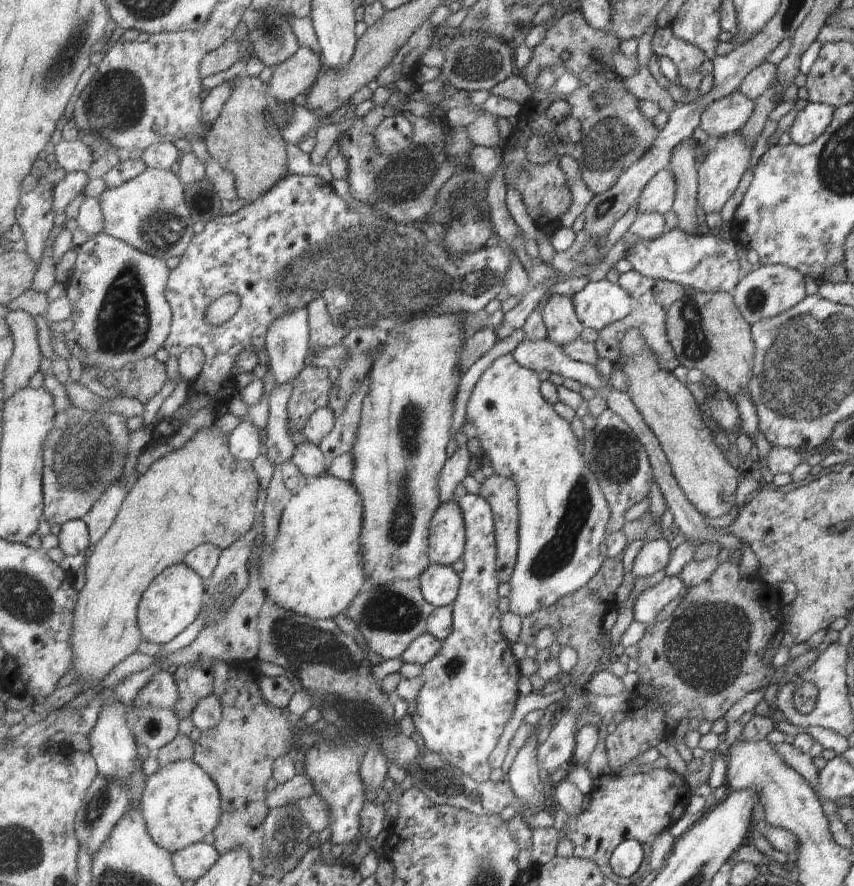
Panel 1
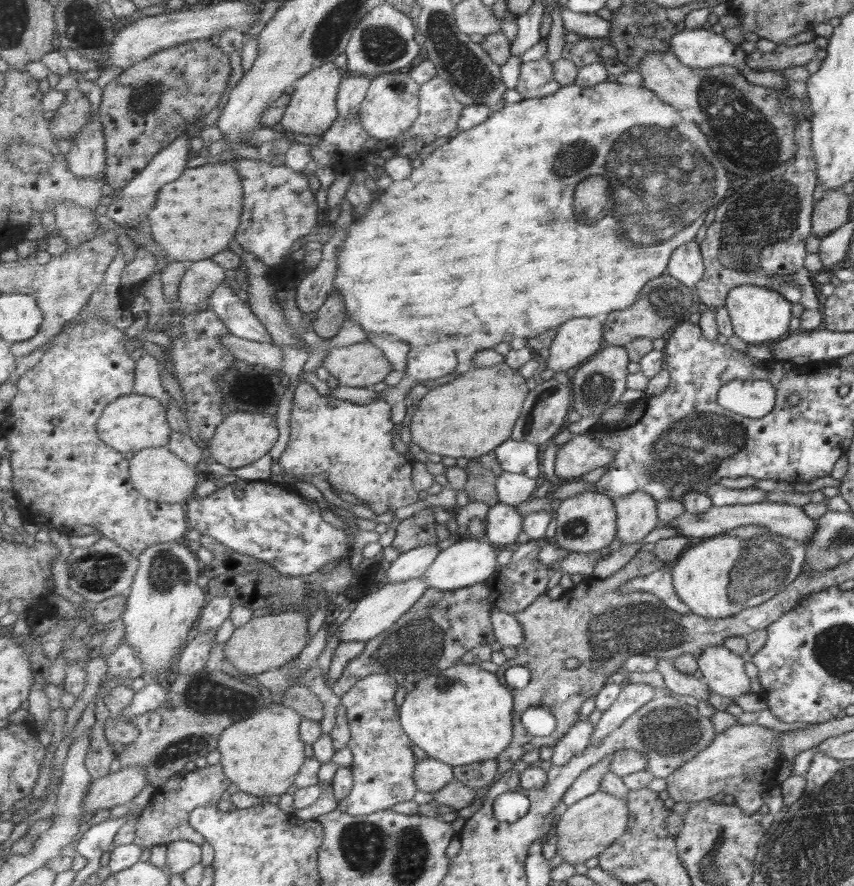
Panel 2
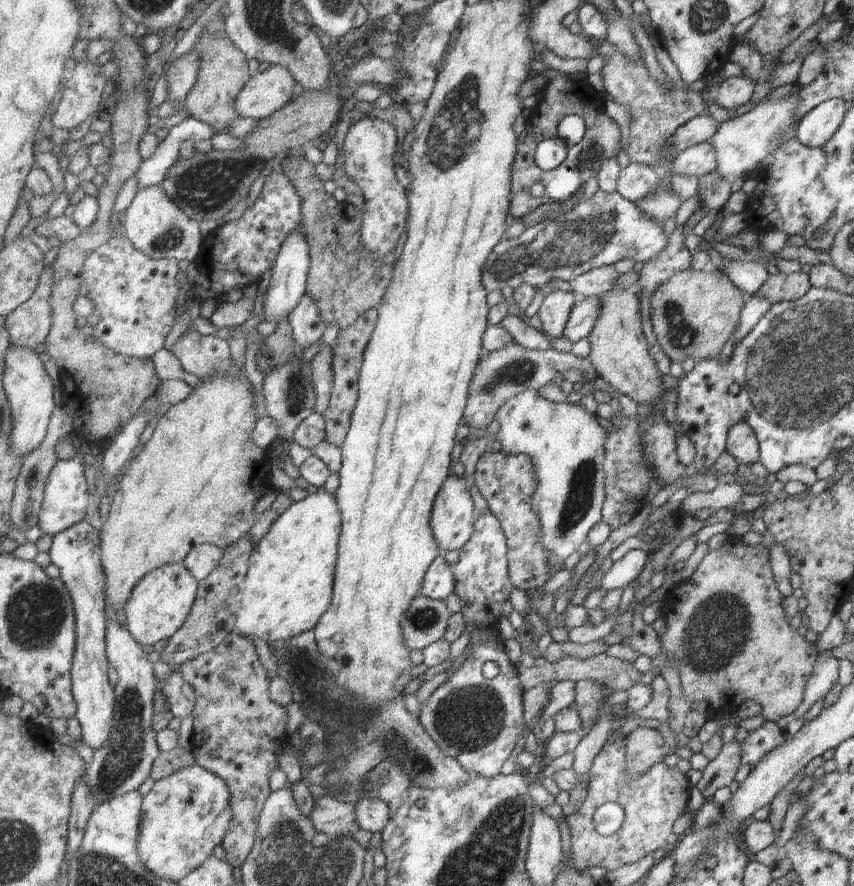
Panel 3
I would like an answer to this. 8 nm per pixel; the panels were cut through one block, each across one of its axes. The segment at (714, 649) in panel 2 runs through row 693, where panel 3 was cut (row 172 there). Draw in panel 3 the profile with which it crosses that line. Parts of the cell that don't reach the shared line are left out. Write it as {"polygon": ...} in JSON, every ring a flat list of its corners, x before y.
{"polygon":[[797,82,791,85,793,94,784,100,765,101,745,115,733,117,720,124,708,141,715,158,714,172,717,177,730,184,736,178,751,173,760,163,767,161,782,143,795,138,794,129,797,123,793,123,792,119,794,106,798,102,796,92,801,87]]}

